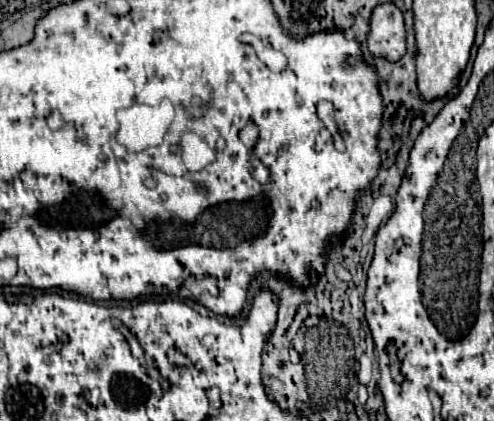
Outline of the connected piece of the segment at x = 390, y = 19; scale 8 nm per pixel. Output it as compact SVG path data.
M392 3L375 6L369 22L367 48L373 56L397 62L405 54L405 22L402 12Z

